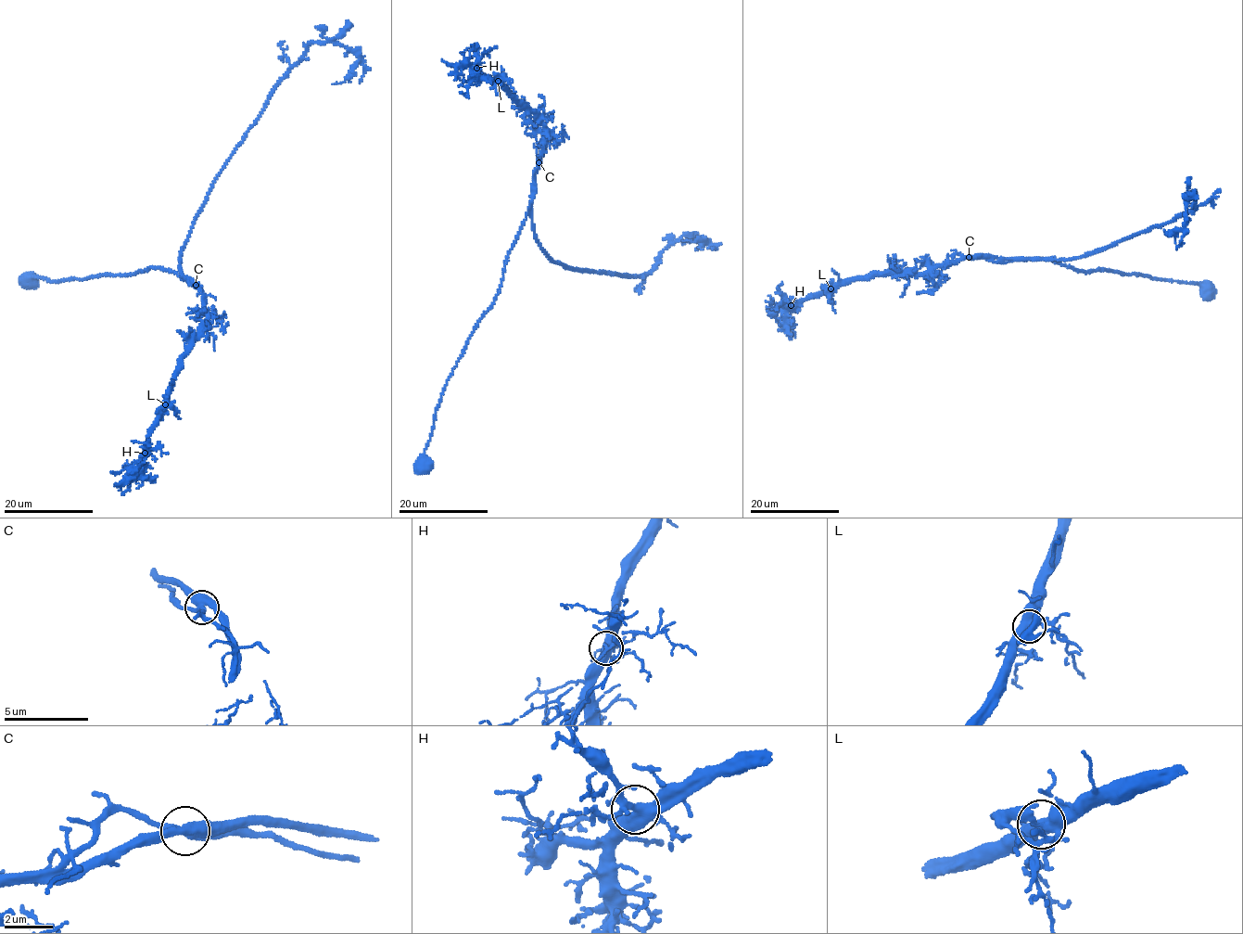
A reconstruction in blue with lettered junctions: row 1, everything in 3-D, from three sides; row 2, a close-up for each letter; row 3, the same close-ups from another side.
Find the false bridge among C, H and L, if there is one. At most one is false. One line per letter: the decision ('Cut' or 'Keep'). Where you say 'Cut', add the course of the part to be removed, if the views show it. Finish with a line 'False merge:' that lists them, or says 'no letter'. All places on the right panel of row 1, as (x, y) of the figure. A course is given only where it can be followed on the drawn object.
C: Keep
H: Keep
L: Keep
False merge: no letter

